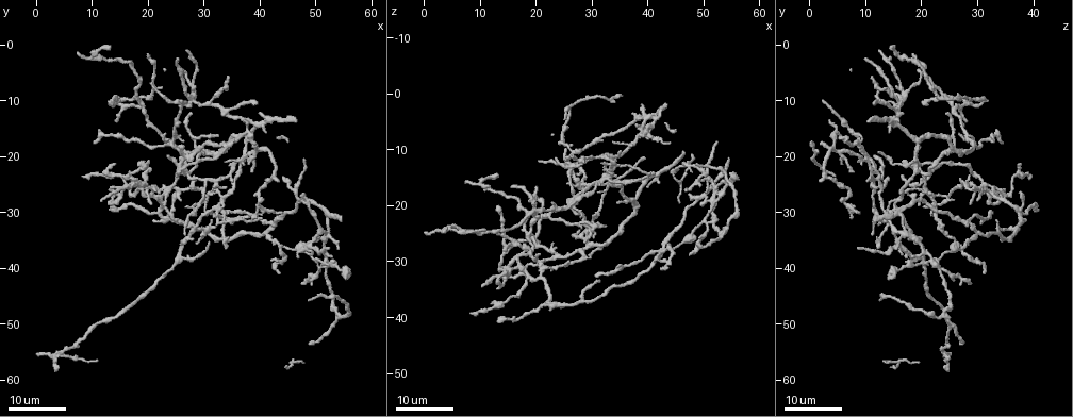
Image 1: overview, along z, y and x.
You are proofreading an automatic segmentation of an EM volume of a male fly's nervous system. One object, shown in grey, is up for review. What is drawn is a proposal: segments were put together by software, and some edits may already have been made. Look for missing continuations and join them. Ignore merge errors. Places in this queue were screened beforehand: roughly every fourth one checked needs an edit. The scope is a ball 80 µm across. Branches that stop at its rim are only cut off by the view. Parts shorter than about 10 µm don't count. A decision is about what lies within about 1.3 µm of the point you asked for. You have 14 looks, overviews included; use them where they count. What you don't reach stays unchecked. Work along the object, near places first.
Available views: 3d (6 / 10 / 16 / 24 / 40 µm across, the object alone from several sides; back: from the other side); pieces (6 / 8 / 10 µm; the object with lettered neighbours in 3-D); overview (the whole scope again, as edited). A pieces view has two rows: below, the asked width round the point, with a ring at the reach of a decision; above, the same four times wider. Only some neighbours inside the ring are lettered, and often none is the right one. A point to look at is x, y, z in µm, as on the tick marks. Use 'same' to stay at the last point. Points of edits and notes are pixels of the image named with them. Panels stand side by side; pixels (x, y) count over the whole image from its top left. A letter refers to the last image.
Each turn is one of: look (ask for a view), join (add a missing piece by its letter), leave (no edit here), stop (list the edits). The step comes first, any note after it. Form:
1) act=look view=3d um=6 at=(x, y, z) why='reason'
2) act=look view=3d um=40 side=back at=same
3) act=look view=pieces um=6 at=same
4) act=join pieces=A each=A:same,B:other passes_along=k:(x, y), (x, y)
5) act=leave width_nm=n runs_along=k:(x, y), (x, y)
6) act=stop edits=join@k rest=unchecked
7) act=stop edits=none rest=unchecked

act=look view=3d um=24 at=(24.0, 20.0, 11.5) why='an open end'

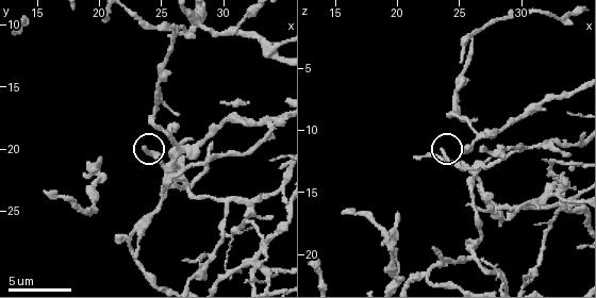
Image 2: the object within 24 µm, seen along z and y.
act=look view=pieces um=6 at=(23.6, 20.0, 11.8)

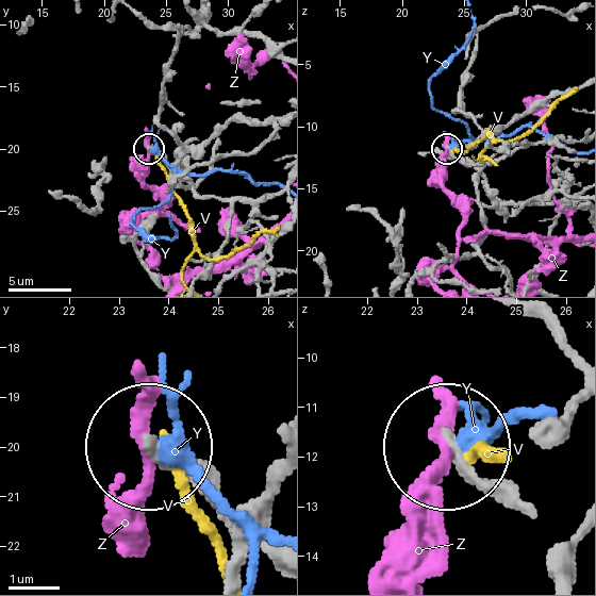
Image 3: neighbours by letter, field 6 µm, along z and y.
act=leave width_nm=230 each=V:other,Y:other,Z:other found='none of them fits'

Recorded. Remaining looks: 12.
act=look view=3d um=24 at=(23.0, 15.5, 27.0) why='free end'

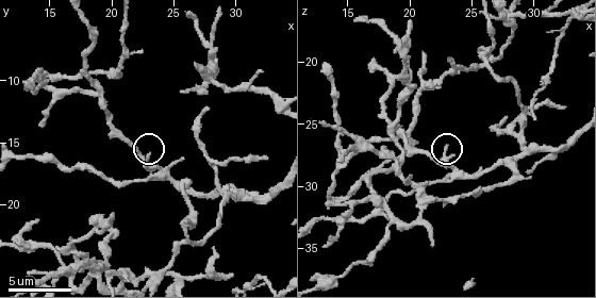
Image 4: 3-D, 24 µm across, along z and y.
act=look view=3d um=6 at=(23.0, 15.8, 27.0)

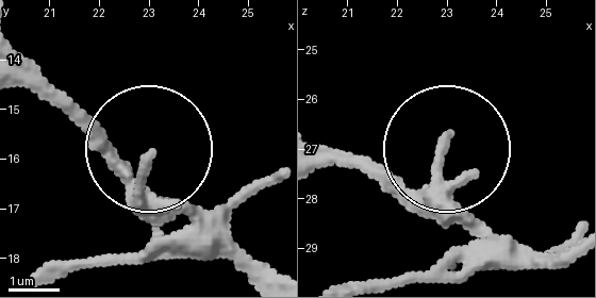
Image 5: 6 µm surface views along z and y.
act=look view=pieces um=6 at=(22.90, 15.95, 26.80) why='see the neighbours'

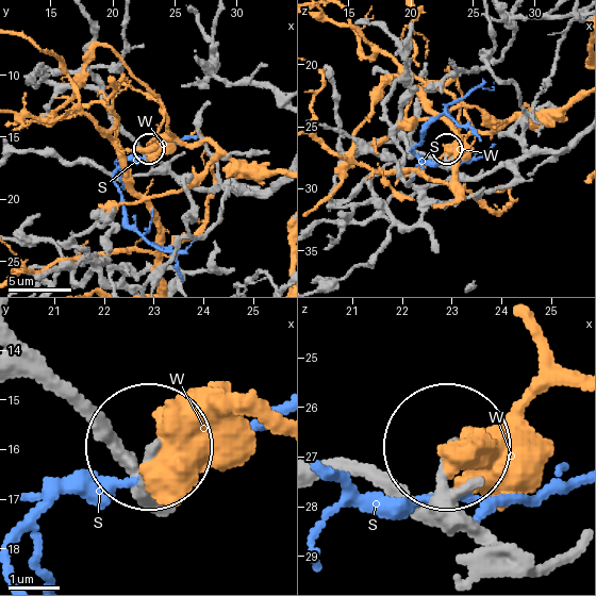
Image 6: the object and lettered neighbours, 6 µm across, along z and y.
act=leave each=S:other,W:other runs_along=6:(480, 70), (515, 89), (522, 152), (469, 178), (447, 150) found='no lettered piece goes on from it'

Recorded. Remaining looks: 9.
act=look view=3d um=16 at=(21.0, 28.5, 28.5)

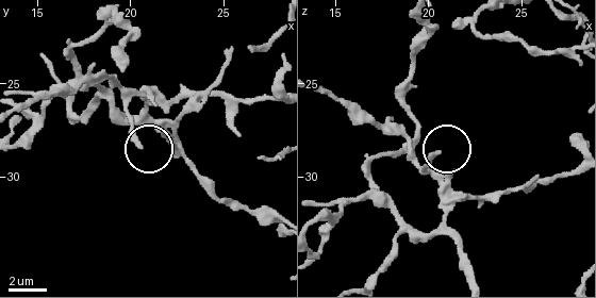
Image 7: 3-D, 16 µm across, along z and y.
act=look view=pieces um=10 at=(20.4, 28.4, 28.7) why='what lies round it'

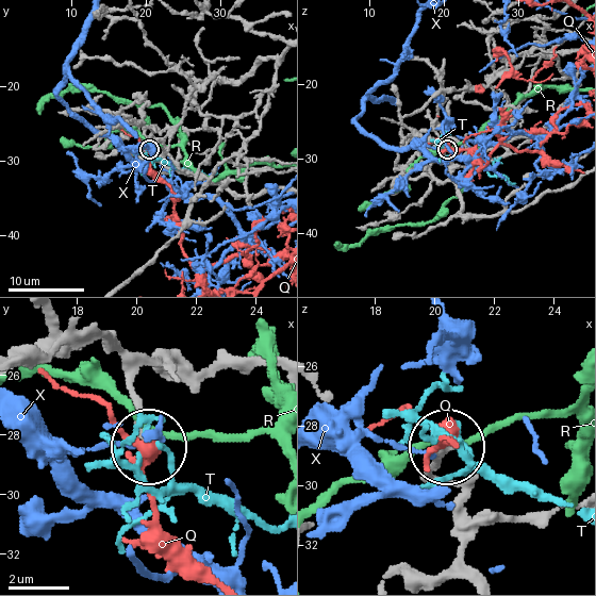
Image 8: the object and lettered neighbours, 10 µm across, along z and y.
act=leave each=Q:other,R:other,T:other,X:other found='none of them fits'

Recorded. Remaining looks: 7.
act=look view=3d um=24 at=(44.0, 24.0, 13.5) why='an open end'

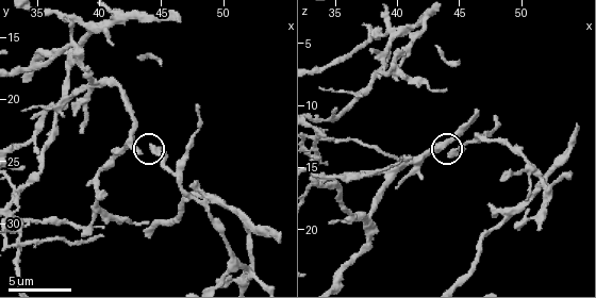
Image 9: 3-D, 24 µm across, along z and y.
act=look view=pieces um=10 at=(44.4, 23.8, 13.8) why='what lies round it'

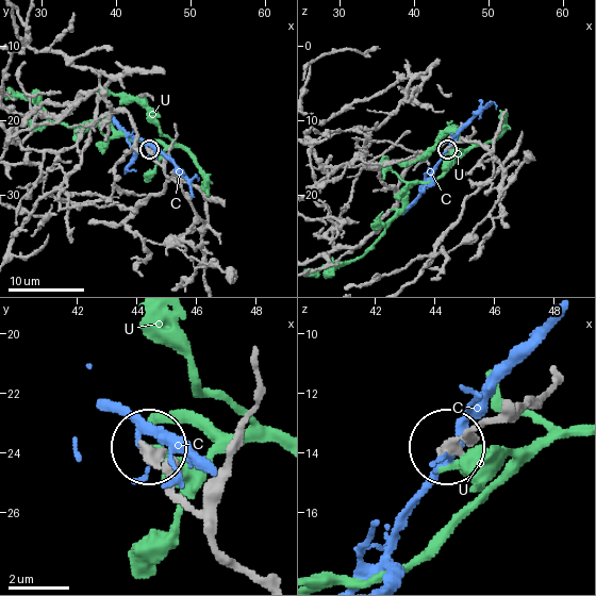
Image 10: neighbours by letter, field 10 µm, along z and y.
act=leave width_nm=390 each=C:other,U:other runs_along=10:(195, 186), (205, 203), (204, 220), (149, 148) found='no lettered piece goes on from it'

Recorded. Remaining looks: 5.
act=look view=pieces um=8 at=(26.8, 28.8, 20.4) why='tapers out'

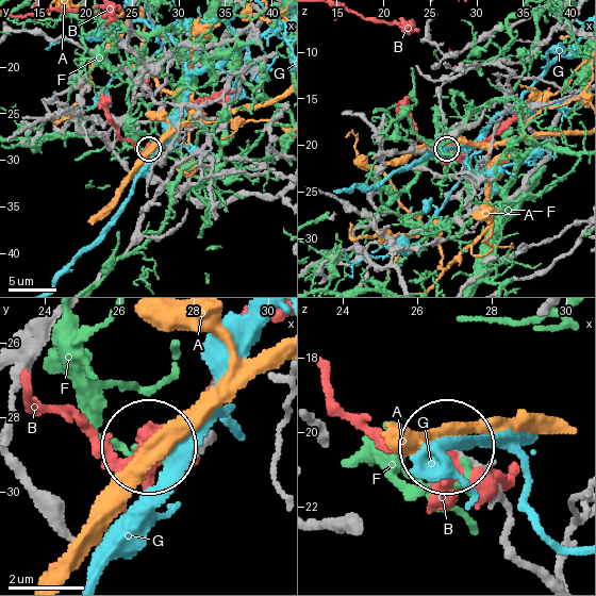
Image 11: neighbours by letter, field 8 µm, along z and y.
act=leave each=A:other,B:other,F:other,G:other runs_along=11:(540, 574), (515, 545), (502, 497), (458, 452) found='none of them fits'

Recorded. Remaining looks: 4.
act=look view=3d um=24 at=(47.5, 42.5, 28.5) why='free end'

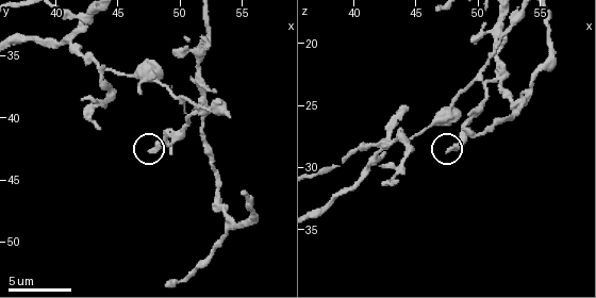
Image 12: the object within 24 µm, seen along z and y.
act=look view=pieces um=6 at=(47.4, 42.8, 28.8) why='what lies round it'

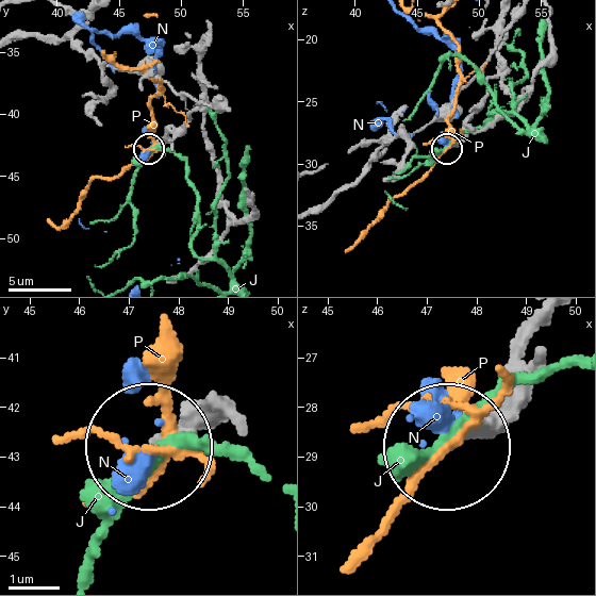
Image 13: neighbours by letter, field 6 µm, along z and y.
act=leave width_nm=250 each=J:other,N:other,P:other found='no lettered piece goes on from it'

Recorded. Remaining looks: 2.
act=stop edits=none rest=unchecked

